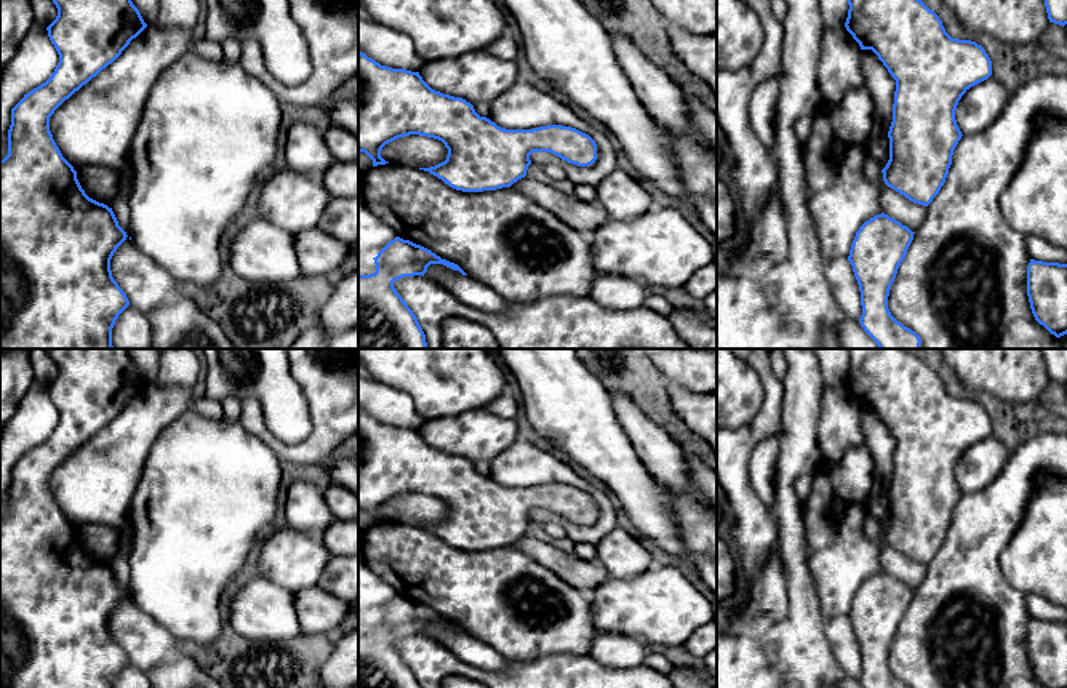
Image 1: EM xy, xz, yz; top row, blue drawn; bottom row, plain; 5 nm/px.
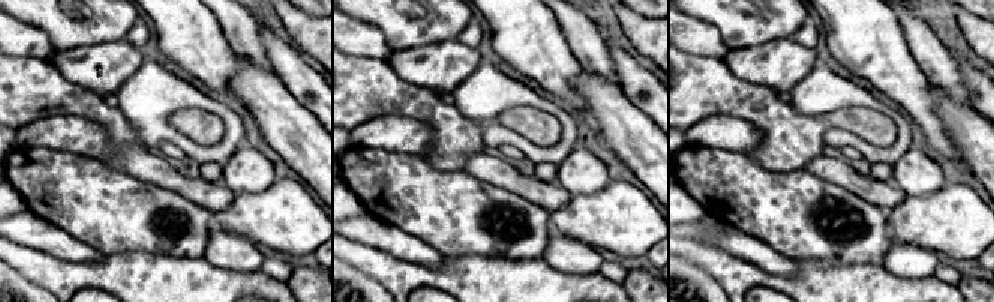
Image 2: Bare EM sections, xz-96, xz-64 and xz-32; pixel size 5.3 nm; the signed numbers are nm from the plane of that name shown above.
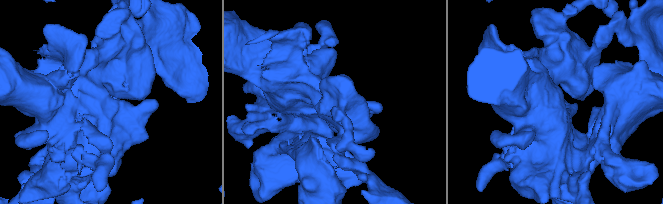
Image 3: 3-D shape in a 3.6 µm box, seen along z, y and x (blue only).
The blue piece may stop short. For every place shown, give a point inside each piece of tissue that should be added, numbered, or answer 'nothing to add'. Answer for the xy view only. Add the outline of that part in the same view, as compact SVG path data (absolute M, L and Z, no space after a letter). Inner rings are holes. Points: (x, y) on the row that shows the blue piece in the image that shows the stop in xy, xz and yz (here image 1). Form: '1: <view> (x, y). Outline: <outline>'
nothing to add

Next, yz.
nothing to add

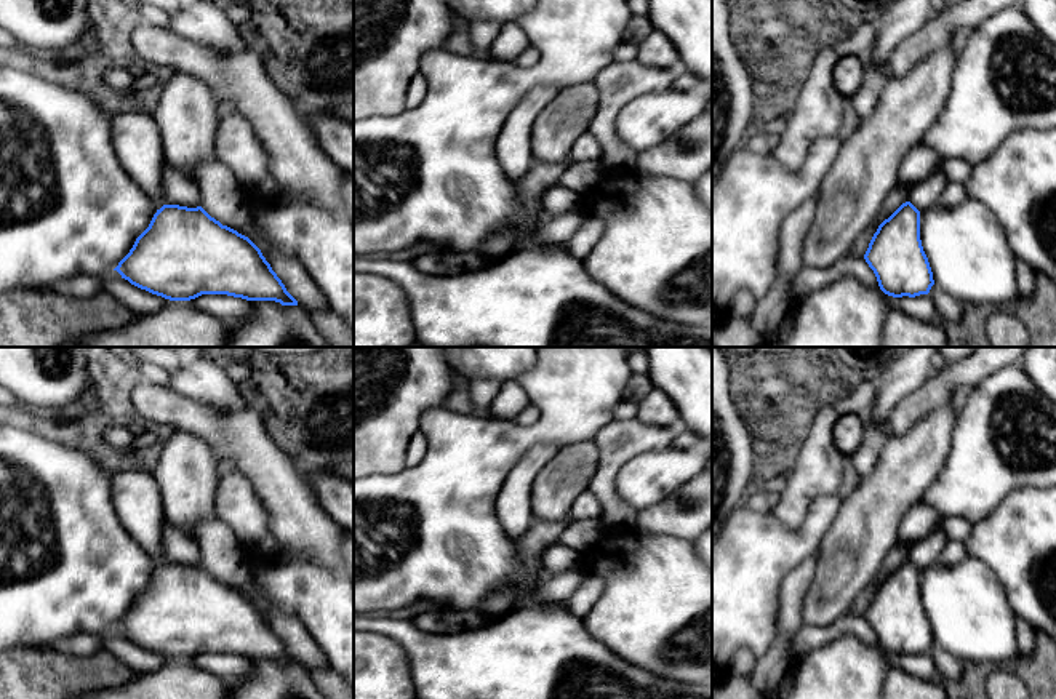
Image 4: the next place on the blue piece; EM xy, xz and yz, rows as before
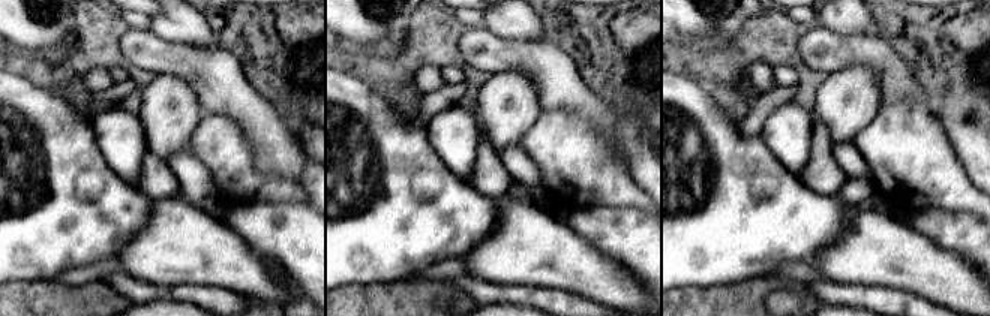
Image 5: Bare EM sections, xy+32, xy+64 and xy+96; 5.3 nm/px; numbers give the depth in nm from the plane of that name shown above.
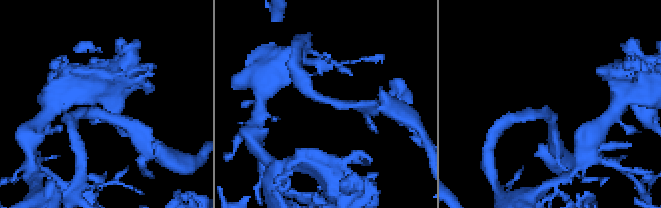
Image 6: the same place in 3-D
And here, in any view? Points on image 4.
nothing to add

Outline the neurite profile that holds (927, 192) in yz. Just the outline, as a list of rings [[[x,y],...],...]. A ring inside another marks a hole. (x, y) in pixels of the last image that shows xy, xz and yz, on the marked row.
[[[942,170],[931,173],[923,181],[914,184],[909,190],[909,202],[923,211],[939,202],[944,189],[947,186],[947,178]]]

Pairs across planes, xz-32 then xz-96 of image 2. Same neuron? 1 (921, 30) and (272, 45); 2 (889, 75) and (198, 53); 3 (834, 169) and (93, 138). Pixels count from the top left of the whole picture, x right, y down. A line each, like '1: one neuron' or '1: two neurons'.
1: two neurons
2: one neuron
3: one neuron

